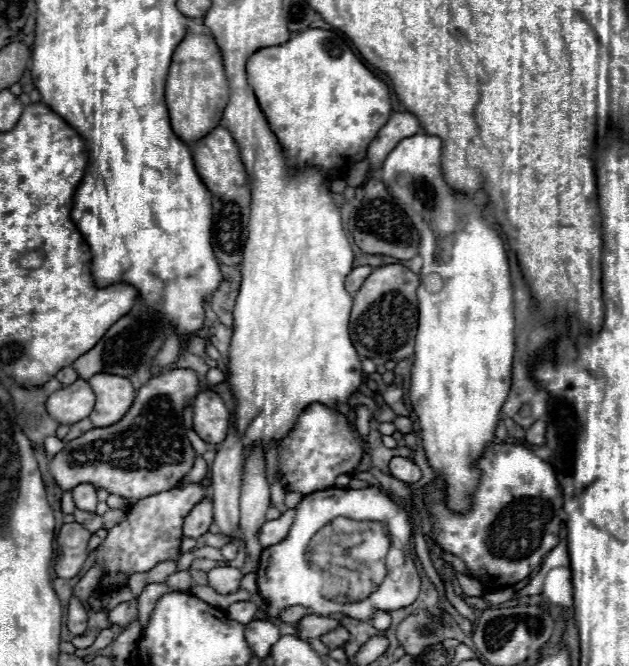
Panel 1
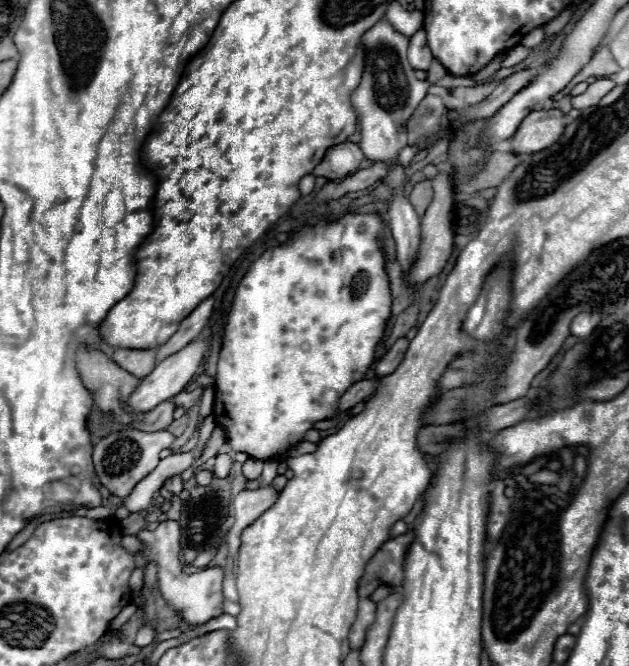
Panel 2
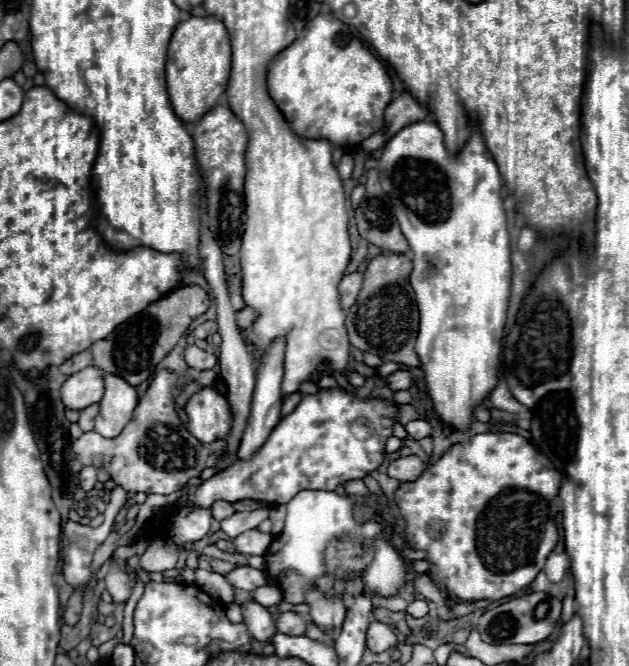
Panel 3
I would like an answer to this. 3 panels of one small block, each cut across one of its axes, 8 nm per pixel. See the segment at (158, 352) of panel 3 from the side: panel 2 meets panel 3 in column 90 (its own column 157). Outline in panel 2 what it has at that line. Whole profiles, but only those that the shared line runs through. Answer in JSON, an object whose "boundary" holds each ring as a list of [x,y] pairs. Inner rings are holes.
{"boundary":[[[118,348],[112,354],[112,360],[124,368],[126,372],[144,378],[156,368],[156,352],[158,348],[152,350],[132,350],[132,348]]]}

